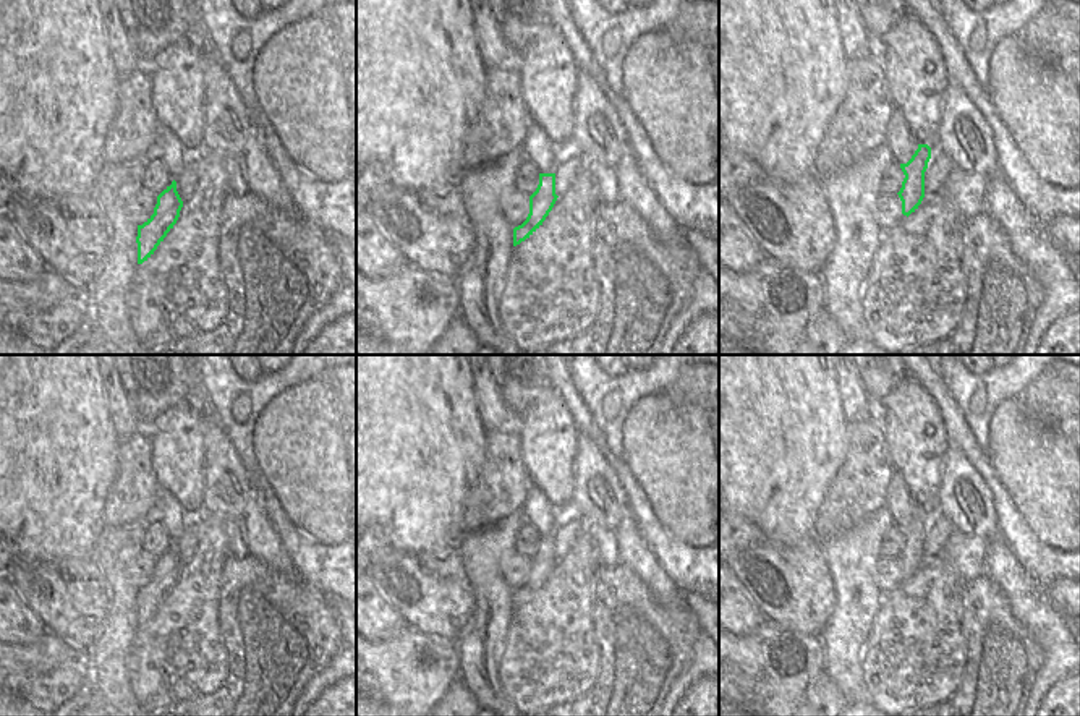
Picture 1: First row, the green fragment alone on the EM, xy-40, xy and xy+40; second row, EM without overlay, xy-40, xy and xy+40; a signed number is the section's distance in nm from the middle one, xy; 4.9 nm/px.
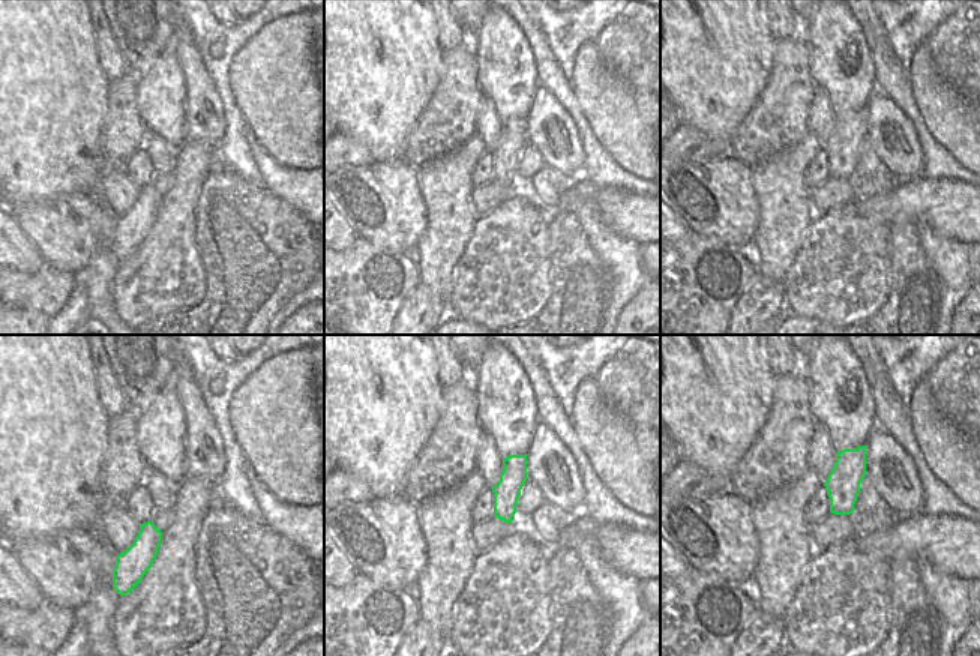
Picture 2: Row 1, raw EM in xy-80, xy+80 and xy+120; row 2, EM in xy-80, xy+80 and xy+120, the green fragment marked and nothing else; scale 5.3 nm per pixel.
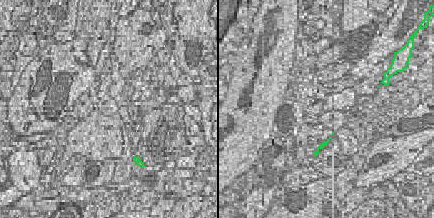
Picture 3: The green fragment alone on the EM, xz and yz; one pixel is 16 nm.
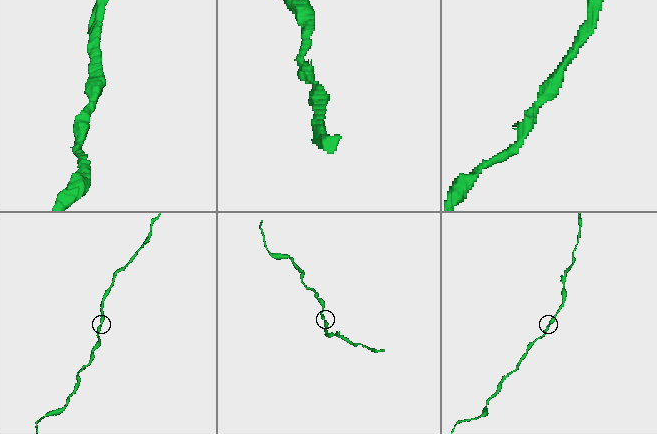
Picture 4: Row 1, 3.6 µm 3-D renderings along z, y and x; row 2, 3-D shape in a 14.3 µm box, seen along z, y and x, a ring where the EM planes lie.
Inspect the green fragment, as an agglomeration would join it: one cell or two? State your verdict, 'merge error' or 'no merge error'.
no merge error

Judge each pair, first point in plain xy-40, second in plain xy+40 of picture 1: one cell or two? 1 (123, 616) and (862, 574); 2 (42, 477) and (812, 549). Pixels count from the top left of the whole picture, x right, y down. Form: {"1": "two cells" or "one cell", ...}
{"1": "one cell", "2": "two cells"}

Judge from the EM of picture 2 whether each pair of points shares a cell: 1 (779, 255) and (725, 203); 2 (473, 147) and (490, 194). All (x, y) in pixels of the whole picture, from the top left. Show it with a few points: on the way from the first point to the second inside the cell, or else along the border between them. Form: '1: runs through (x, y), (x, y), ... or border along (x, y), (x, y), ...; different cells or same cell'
1: border along (757, 197), (757, 230), (752, 239); different cells
2: border along (471, 188), (471, 203), (479, 216); different cells

